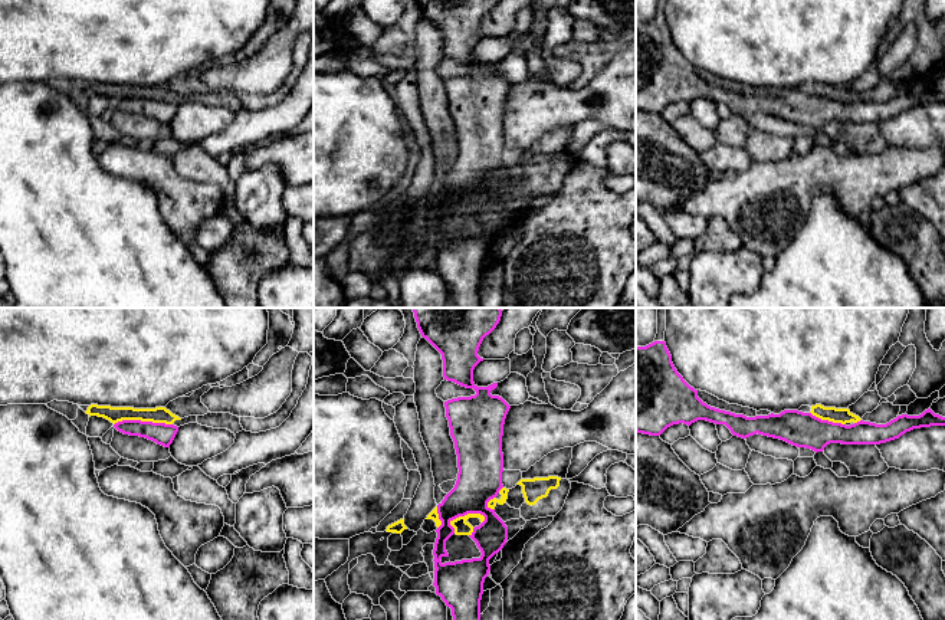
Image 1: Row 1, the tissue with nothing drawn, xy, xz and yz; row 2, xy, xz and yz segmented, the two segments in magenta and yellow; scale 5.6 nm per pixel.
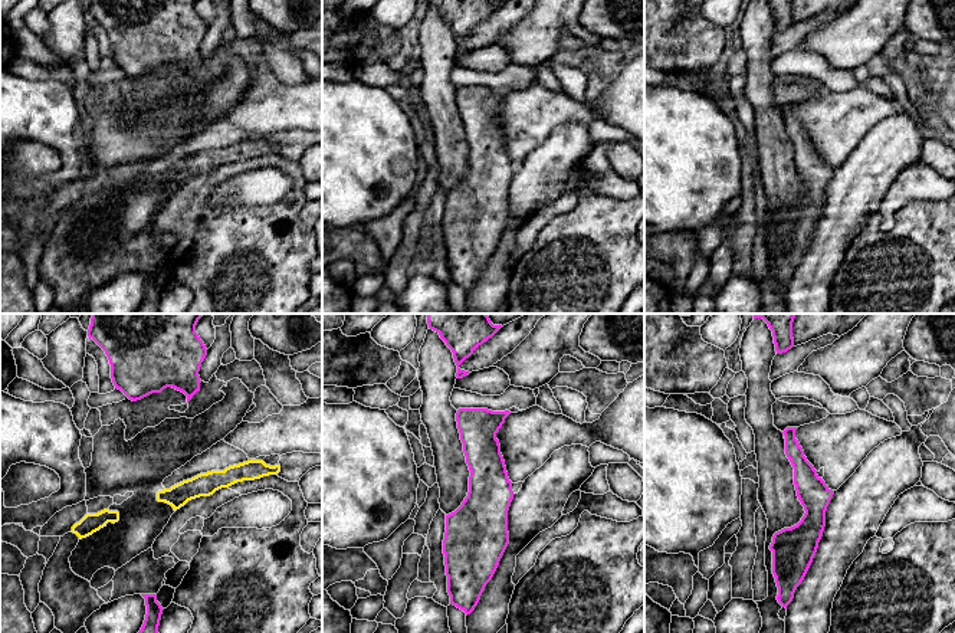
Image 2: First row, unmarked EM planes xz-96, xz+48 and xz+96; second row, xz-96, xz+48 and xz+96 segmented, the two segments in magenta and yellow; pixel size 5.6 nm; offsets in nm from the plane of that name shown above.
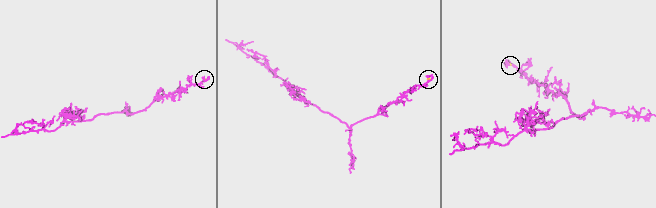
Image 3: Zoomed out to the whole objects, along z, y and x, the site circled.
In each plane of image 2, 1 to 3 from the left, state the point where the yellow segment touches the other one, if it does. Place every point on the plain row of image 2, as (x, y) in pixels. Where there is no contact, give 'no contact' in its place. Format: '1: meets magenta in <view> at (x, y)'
1: no contact
2: no contact
3: no contact

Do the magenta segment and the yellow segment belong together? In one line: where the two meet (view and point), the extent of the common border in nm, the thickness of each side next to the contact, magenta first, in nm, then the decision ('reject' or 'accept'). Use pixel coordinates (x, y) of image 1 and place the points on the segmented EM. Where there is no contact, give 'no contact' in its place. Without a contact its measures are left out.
contact xy (143, 422); length 320 nm; calibres 120 and 100 nm; reject

